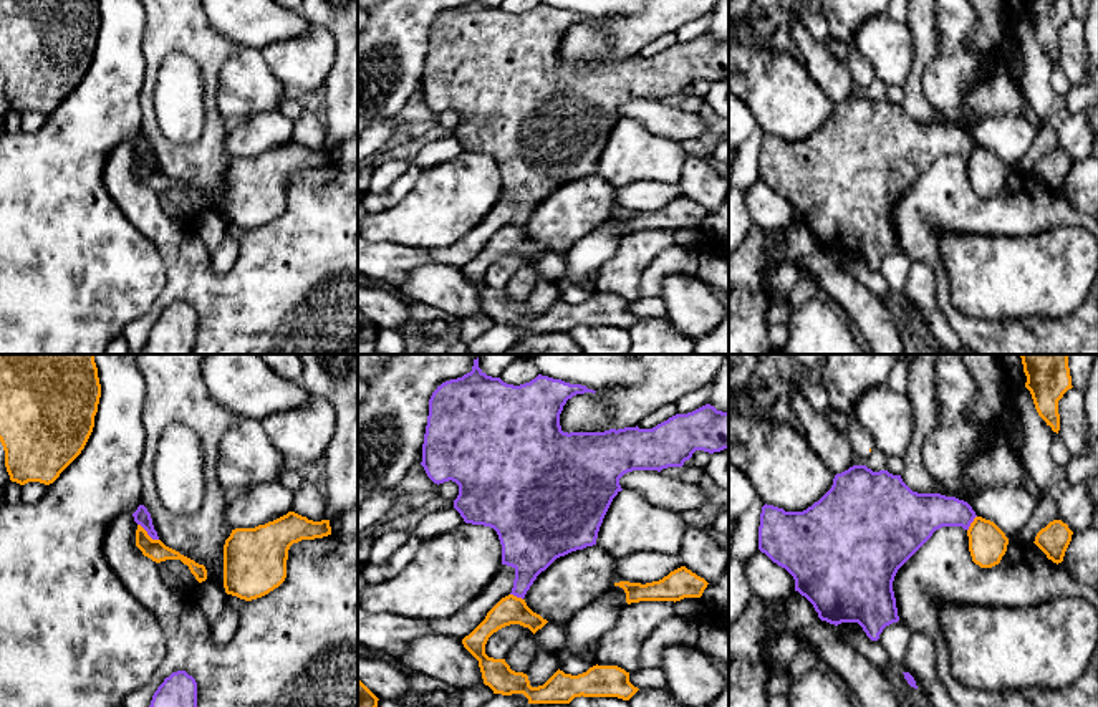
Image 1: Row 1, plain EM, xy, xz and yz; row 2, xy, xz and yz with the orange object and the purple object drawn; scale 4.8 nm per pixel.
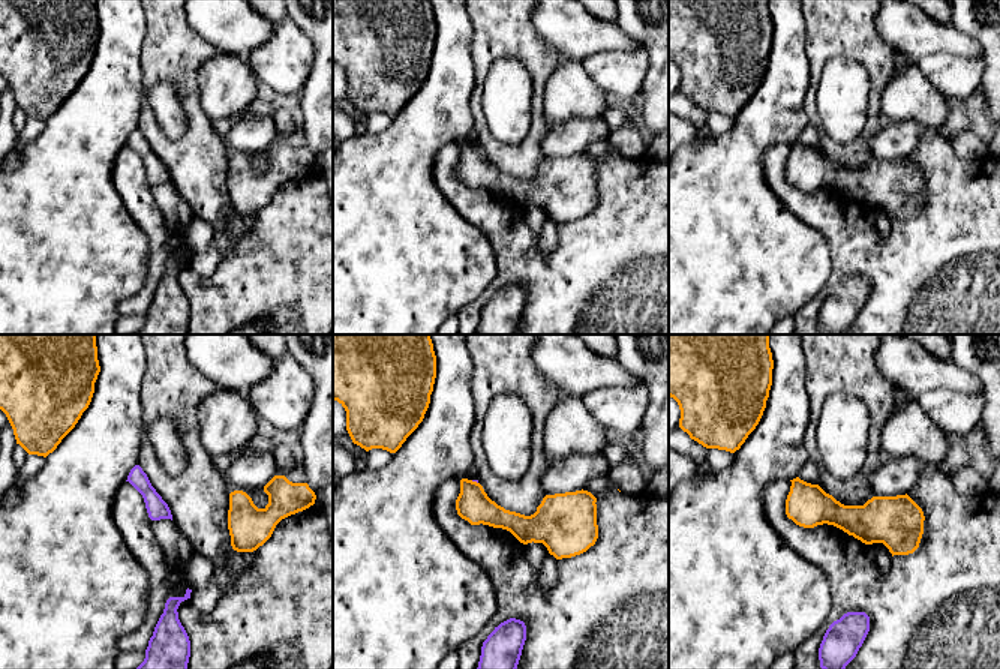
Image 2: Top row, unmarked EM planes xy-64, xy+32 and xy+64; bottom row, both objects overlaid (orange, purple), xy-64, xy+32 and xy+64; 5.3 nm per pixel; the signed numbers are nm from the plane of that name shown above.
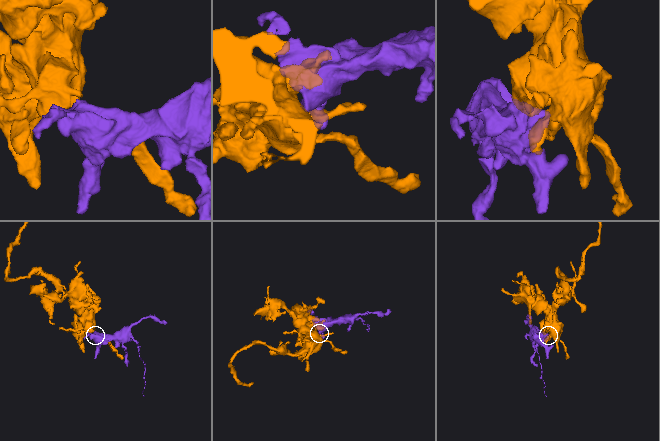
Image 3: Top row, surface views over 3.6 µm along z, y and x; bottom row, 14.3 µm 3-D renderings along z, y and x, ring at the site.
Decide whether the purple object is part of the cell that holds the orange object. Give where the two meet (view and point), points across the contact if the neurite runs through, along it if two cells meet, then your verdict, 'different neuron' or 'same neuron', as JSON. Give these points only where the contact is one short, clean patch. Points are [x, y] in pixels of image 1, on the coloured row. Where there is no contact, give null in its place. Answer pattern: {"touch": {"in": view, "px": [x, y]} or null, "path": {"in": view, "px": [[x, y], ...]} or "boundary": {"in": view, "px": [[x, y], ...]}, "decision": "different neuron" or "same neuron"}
{"touch": {"in": "xy", "px": [146, 533]}, "path": {"in": "xy", "px": [[156, 550], [146, 533], [141, 515]]}, "decision": "same neuron"}

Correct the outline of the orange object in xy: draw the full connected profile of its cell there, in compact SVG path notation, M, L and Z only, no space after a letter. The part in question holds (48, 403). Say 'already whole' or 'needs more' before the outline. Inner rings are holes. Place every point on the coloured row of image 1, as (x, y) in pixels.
already whole; M0 354L0 442L10 480L53 483L84 449L99 397L94 354Z

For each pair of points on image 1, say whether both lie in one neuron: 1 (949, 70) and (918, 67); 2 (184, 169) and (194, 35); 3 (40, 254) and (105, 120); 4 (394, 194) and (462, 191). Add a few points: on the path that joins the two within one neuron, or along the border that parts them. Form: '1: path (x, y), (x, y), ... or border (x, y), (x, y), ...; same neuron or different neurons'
1: border (936, 30), (923, 76), (931, 106); different neurons
2: path (212, 136), (211, 68); same neuron
3: path (40, 221), (40, 196), (72, 153); same neuron
4: border (424, 169), (414, 186), (398, 202), (375, 212); different neurons

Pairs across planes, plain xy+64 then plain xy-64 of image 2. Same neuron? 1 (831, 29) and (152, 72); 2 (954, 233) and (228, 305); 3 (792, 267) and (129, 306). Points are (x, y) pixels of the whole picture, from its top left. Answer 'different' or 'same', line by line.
1: same
2: same
3: different

